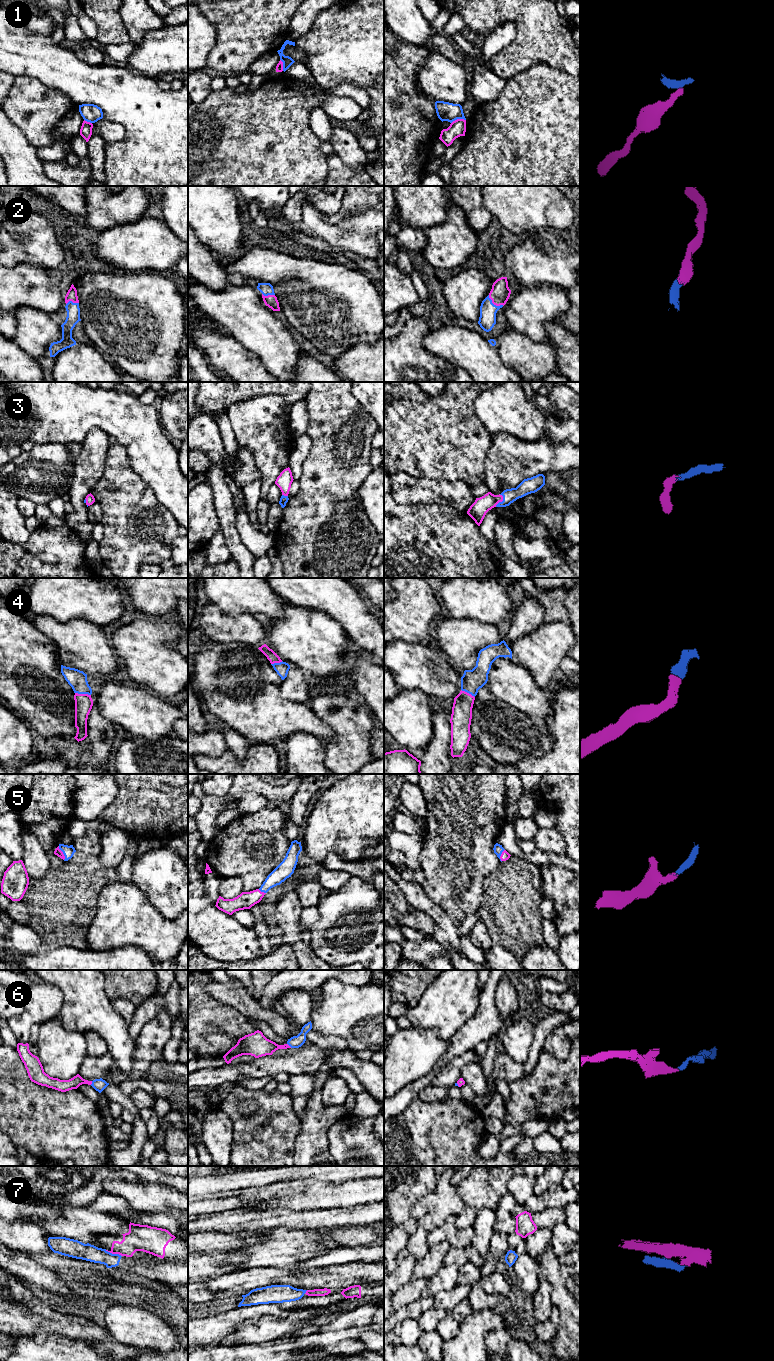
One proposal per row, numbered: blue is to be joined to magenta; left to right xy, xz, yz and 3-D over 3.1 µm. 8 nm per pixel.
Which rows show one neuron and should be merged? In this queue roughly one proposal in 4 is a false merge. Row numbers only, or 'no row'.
2, 3, 4, 5, 6

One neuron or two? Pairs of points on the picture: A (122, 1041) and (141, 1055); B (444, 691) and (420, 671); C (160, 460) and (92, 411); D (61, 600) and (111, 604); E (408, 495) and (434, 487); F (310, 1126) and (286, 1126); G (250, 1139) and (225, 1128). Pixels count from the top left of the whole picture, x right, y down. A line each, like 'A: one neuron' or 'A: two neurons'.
A: two neurons
B: one neuron
C: one neuron
D: one neuron
E: one neuron
F: two neurons
G: two neurons

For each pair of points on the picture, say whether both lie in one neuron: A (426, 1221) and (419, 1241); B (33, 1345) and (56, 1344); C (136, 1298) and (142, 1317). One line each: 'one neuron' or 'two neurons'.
A: one neuron
B: one neuron
C: two neurons

